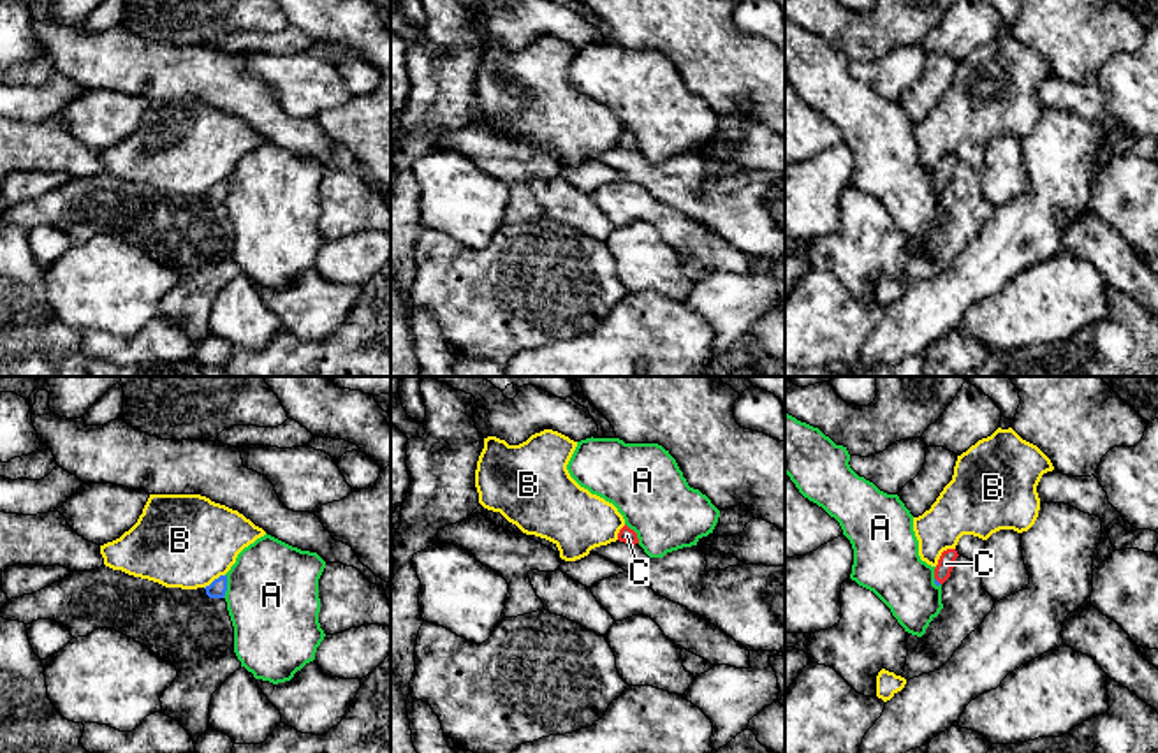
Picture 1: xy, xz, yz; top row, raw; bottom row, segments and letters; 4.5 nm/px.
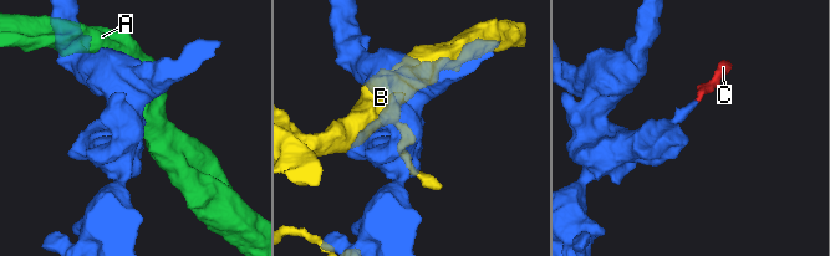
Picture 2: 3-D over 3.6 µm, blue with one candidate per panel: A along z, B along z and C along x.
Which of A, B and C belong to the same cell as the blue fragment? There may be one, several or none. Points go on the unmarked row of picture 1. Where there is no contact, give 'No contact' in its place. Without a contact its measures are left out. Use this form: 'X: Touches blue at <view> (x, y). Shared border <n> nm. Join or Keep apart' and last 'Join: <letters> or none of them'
A: Touches blue at xy (226, 192). Shared border 110 nm. Keep apart
B: Touches blue at xy (215, 185). Shared border 120 nm. Keep apart
C: Touches blue at yz (937, 187). Shared border 40 nm. Join
Join: C

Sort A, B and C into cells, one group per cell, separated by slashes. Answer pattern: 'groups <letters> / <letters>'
groups A / B / C

